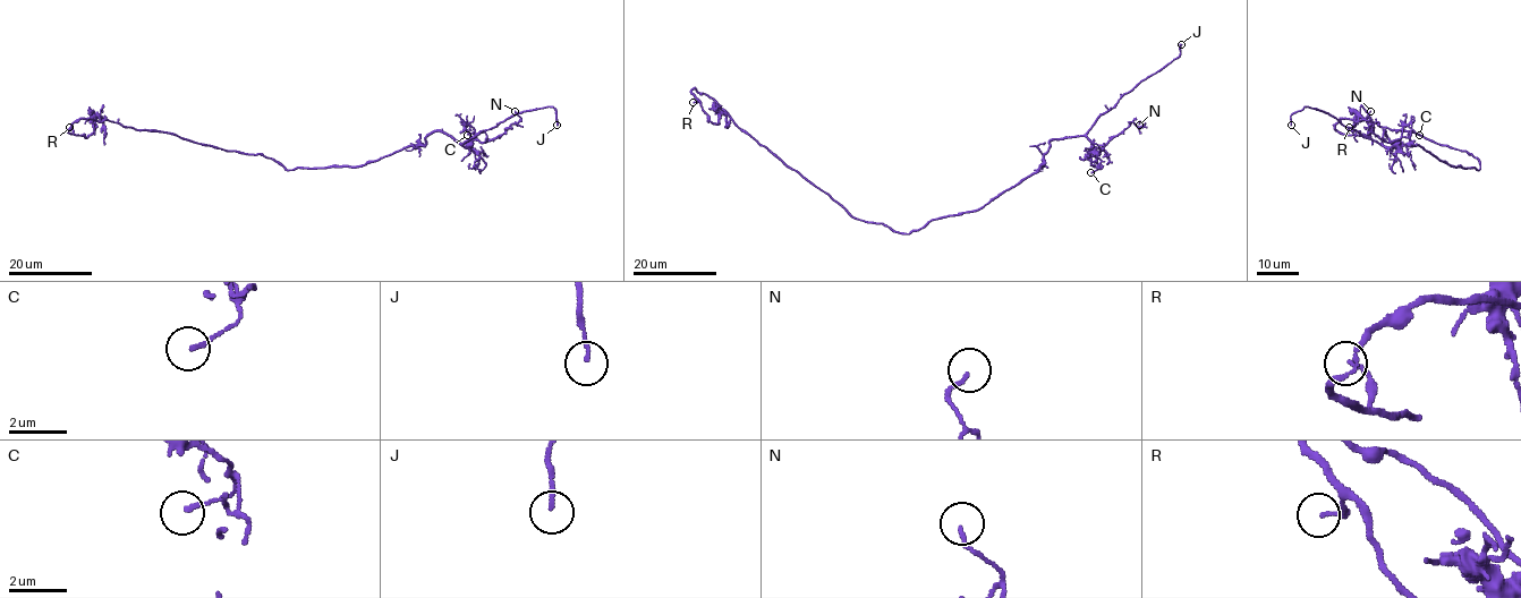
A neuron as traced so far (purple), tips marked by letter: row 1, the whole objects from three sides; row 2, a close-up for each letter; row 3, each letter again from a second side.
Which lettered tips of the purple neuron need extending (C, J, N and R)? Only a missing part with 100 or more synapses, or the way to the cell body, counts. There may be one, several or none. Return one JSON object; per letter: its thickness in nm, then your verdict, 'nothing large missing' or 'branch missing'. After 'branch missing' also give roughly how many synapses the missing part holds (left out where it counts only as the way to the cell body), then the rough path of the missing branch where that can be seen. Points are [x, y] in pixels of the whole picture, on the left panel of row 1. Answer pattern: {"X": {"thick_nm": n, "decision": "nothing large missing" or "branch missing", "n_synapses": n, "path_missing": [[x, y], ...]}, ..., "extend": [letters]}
{"C": {"thick_nm": 150, "decision": "nothing large missing"}, "J": {"thick_nm": 130, "decision": "branch missing"}, "N": {"thick_nm": 120, "decision": "nothing large missing"}, "R": {"thick_nm": 130, "decision": "nothing large missing"}, "extend": ["J"]}

